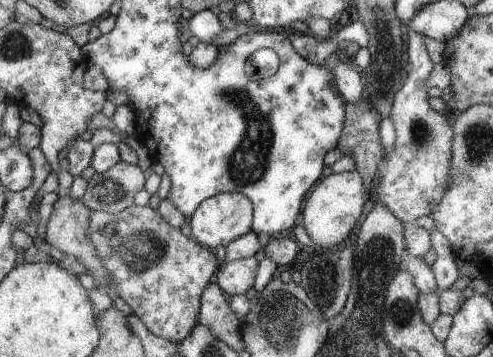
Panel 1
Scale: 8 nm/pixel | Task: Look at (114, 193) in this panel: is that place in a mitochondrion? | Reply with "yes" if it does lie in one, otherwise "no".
yes

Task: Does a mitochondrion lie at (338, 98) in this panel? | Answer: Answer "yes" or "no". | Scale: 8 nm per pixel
no

